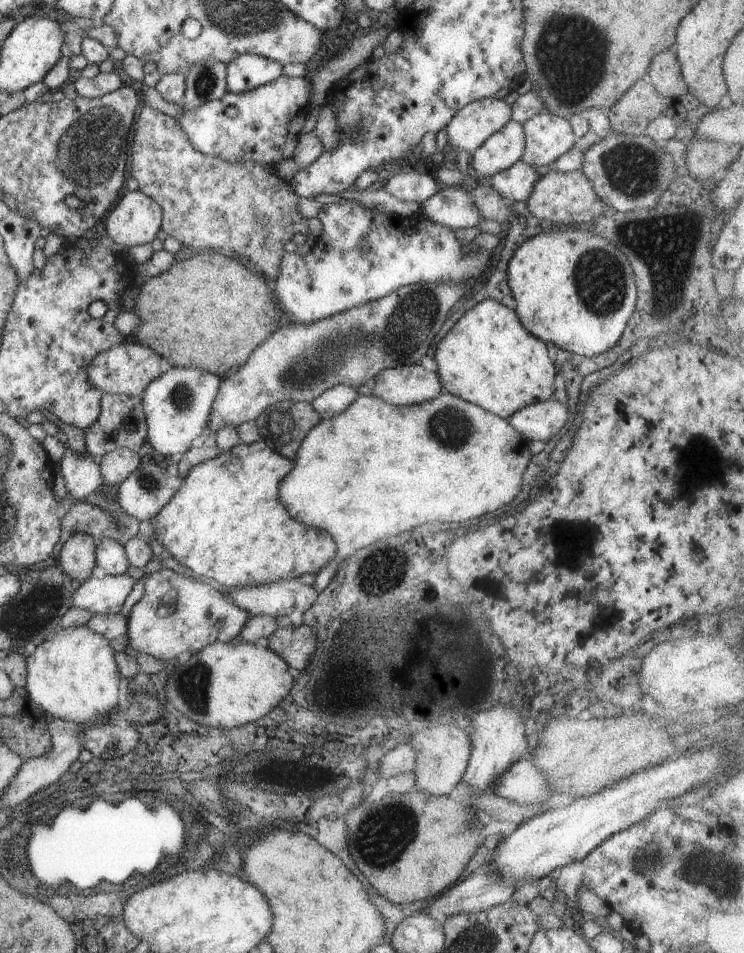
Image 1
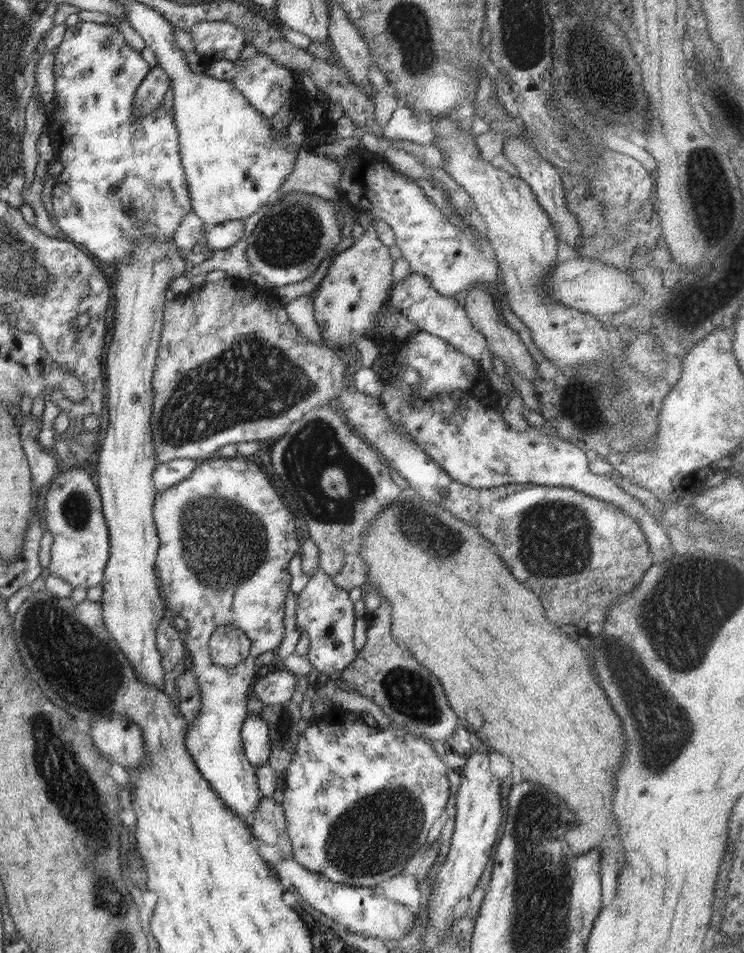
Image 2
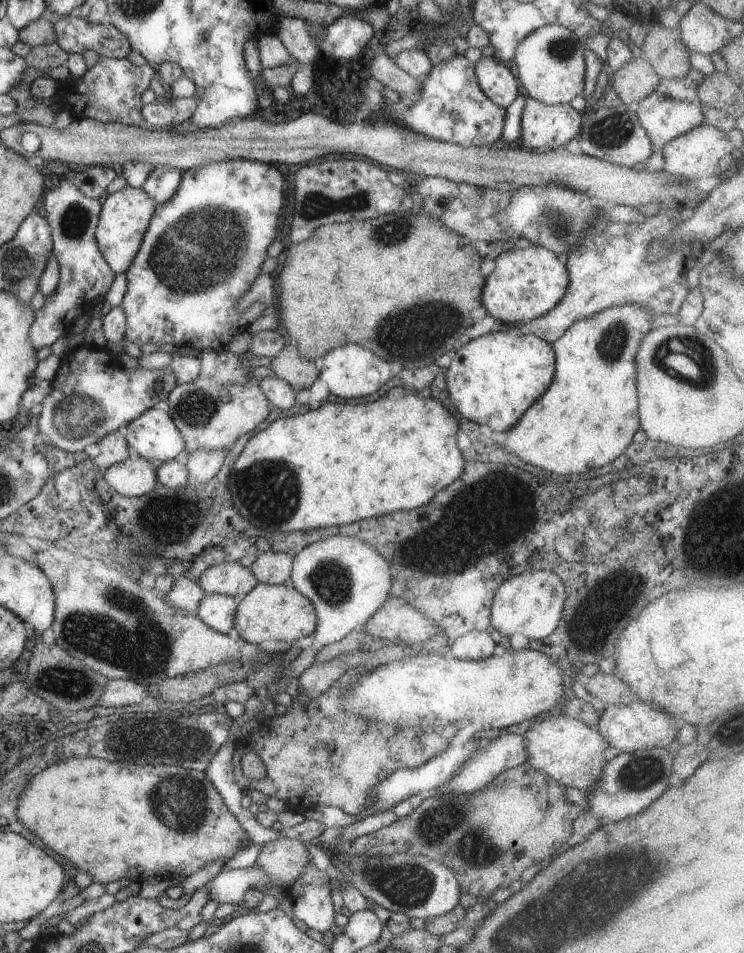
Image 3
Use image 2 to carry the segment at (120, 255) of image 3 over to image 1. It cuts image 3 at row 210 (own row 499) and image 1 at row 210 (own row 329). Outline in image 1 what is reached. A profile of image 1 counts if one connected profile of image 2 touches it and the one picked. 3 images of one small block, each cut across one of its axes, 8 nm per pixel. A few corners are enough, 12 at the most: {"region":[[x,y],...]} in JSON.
{"region":[[129,191],[104,218],[116,248],[151,244],[160,205]]}

